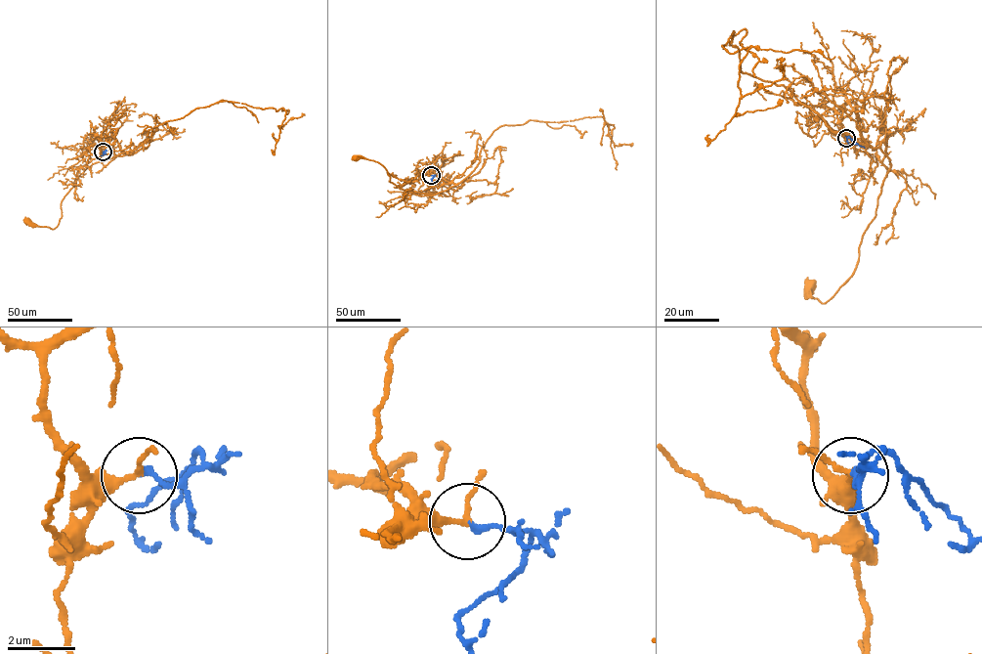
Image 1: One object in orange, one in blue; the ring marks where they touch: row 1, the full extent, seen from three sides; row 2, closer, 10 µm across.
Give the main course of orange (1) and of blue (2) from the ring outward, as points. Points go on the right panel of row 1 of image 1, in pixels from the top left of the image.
1: (846, 138), (841, 121), (853, 110), (862, 139), (880, 147), (890, 168), (853, 275), (822, 303), (810, 283)
2: (846, 138), (849, 137), (865, 148)

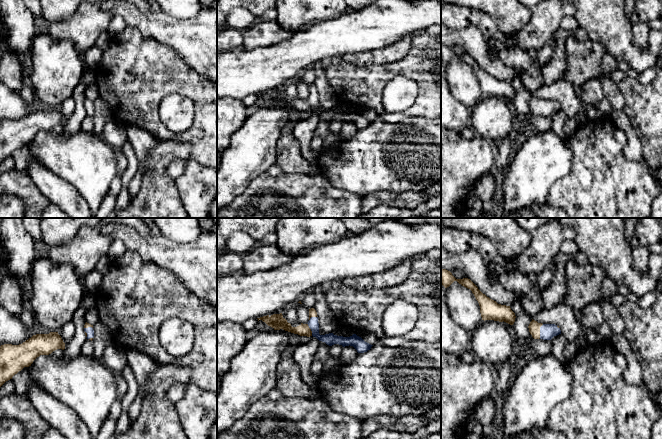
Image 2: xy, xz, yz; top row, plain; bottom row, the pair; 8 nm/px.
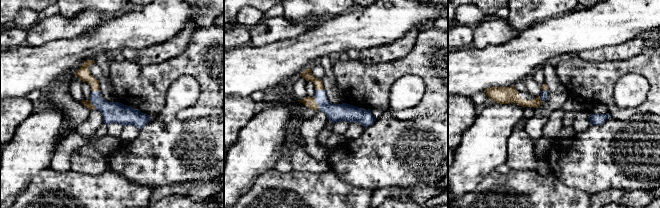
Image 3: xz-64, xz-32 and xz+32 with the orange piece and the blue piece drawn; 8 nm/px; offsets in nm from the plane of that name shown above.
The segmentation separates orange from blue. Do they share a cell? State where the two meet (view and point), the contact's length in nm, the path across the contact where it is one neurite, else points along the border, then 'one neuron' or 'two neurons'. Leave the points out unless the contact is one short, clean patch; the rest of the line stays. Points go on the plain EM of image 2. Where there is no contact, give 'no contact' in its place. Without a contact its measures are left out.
yz (539, 107) | 120 nm | across yz (534, 103), (539, 107), (547, 107) | one neuron

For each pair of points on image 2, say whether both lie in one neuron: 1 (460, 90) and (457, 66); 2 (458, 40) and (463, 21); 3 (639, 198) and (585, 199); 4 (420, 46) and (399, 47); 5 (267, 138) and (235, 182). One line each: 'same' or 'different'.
1: same
2: different
3: same
4: different
5: same

